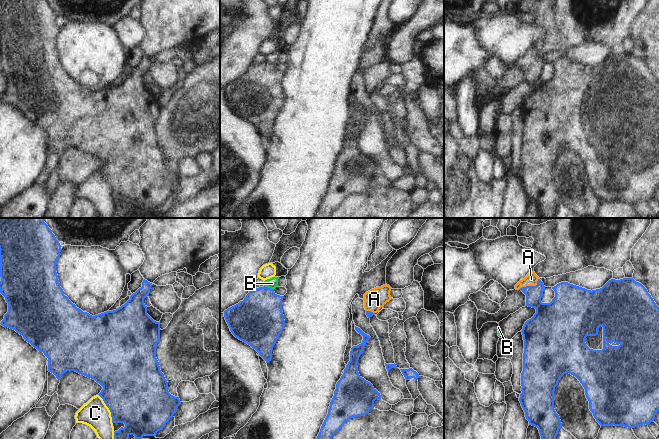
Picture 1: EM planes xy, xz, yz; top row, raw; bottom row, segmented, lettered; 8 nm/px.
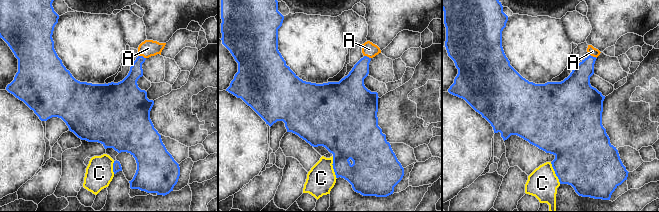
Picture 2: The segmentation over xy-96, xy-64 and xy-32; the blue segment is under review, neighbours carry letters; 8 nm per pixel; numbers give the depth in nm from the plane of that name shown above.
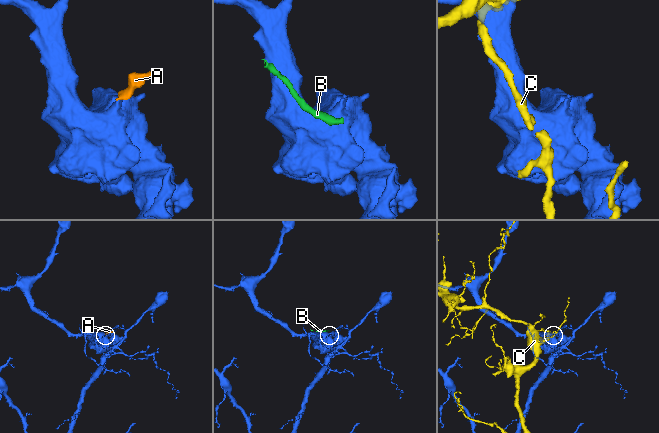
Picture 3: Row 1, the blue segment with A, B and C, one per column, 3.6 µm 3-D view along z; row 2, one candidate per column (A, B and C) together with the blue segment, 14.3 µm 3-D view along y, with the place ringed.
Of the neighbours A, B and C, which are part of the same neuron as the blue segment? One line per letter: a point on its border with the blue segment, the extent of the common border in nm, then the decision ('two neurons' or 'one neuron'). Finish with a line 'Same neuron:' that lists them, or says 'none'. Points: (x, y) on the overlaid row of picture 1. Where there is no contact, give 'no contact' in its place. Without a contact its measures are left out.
A: meets blue in yz at (530, 286); contact 190 nm long; one neuron
B: meets blue in xz at (269, 288); contact 90 nm long; two neurons
C: meets blue in xy at (109, 409); contact 260 nm long; two neurons
Same neuron: A

